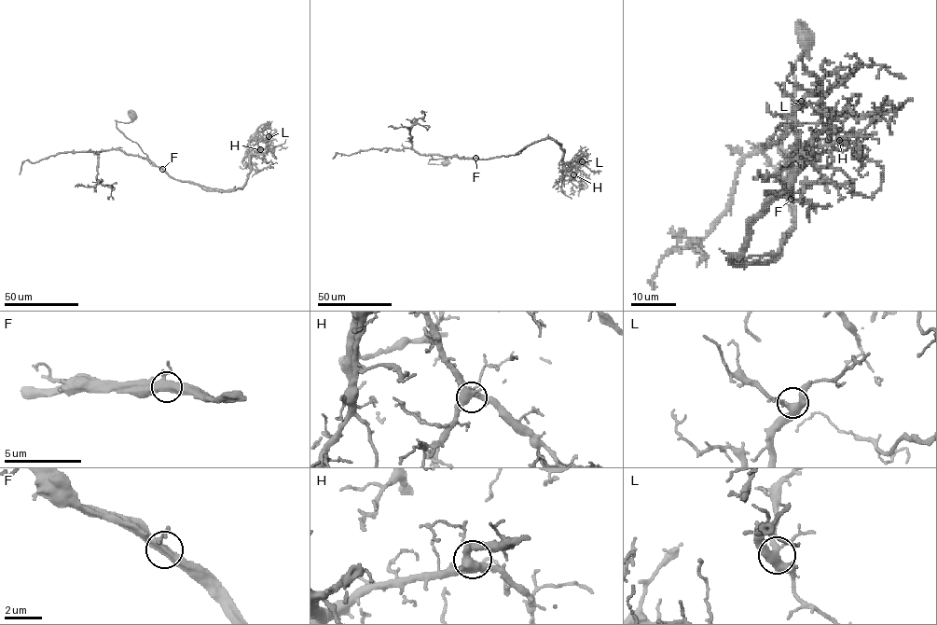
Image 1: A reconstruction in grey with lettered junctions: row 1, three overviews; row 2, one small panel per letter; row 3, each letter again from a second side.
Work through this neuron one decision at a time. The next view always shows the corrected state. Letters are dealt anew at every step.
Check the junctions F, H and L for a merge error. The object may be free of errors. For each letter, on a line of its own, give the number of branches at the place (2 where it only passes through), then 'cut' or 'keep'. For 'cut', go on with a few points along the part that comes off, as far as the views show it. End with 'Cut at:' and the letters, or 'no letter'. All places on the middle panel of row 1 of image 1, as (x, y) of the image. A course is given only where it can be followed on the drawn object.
F: branches 4; keep
H: branches 4; keep
L: branches 4; keep
Cut at: no letter

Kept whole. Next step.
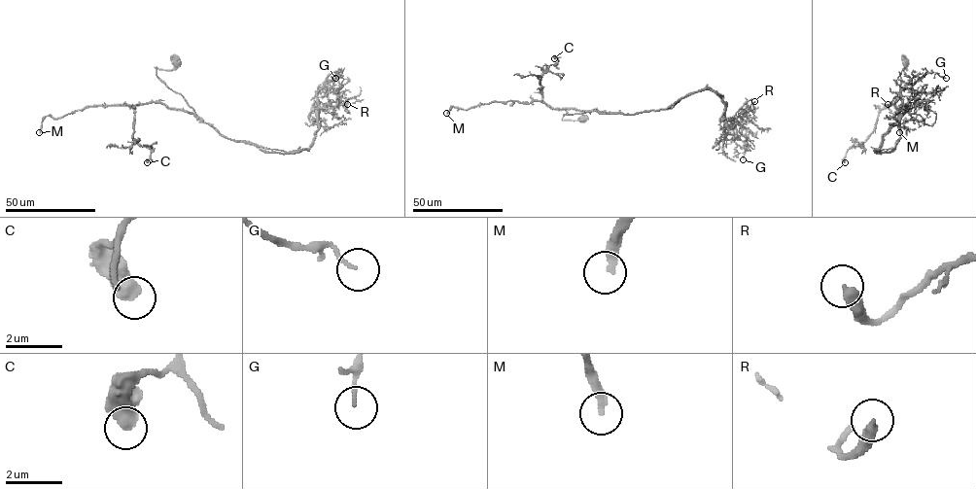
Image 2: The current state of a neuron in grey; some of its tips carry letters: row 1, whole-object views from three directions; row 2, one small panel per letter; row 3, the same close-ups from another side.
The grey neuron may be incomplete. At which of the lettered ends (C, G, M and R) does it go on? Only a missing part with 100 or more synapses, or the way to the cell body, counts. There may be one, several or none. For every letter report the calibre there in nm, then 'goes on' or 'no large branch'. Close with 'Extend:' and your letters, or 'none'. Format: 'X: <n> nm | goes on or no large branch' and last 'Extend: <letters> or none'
C: 500 nm | no large branch
G: 100 nm | no large branch
M: 320 nm | goes on
R: 360 nm | no large branch
Extend: M

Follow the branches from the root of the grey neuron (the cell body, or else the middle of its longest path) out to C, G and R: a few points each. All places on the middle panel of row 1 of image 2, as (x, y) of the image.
C: (584, 119), (562, 118), (594, 109), (607, 113), (553, 109), (542, 100), (540, 77), (557, 61), (554, 58)
G: (584, 119), (562, 118), (670, 109), (714, 90), (724, 128), (746, 146), (743, 159)
R: (584, 119), (562, 118), (670, 109), (712, 89), (730, 120), (753, 112), (754, 101)

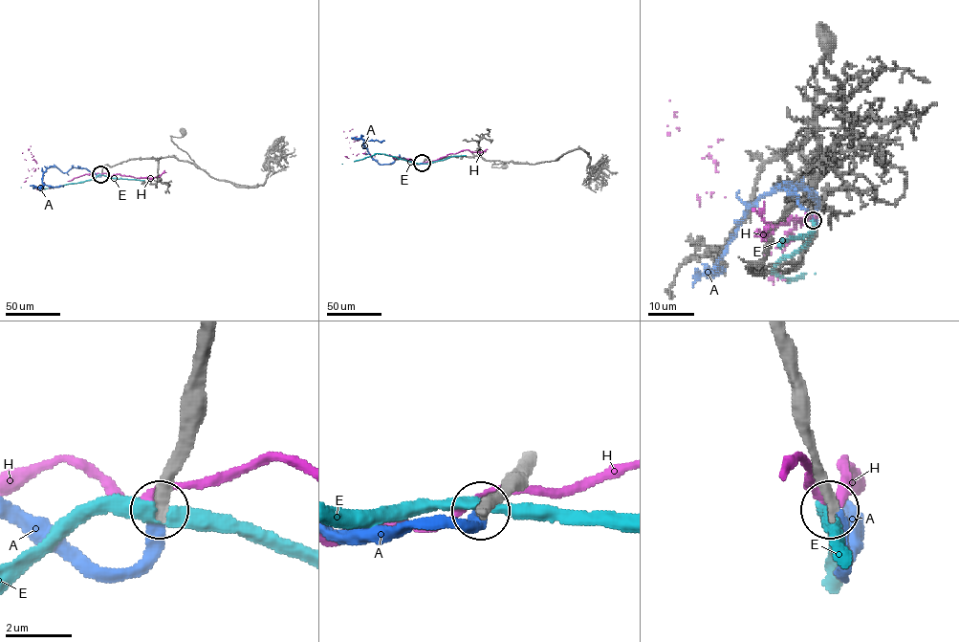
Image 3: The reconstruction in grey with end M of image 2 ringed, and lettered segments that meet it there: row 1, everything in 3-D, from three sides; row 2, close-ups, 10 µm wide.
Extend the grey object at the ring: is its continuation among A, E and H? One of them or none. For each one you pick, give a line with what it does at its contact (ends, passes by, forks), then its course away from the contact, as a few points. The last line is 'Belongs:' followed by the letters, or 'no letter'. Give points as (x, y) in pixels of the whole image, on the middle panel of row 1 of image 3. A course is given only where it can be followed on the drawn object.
A: it ends; course (423, 163), (404, 158), (381, 165), (372, 158), (363, 142), (384, 141)
Belongs: A

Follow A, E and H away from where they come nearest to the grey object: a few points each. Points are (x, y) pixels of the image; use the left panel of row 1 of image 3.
A: (101, 174), (98, 176), (83, 168), (73, 167), (62, 172), (55, 166), (47, 168), (42, 182), (63, 187)
E: (101, 174), (50, 188), (20, 187)
H: (101, 174), (85, 174), (68, 181), (44, 182), (31, 152), (28, 150), (22, 153)

